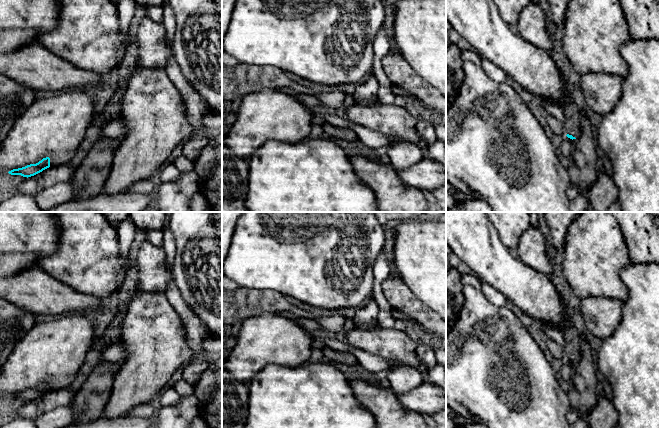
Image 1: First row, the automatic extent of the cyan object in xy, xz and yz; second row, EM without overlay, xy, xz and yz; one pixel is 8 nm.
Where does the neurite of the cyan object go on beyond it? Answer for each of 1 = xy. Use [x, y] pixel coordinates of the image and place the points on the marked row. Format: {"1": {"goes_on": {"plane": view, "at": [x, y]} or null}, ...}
{"1": {"goes_on": null}}

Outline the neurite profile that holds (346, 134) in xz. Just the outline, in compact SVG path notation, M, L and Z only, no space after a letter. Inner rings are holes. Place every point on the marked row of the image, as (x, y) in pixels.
M324 123L323 130L326 135L332 138L339 138L349 142L358 141L358 136L356 133L349 128L340 128L328 123Z

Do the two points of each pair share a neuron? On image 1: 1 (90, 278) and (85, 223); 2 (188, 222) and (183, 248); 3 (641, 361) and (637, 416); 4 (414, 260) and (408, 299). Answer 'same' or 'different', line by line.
1: same
2: same
3: same
4: different

